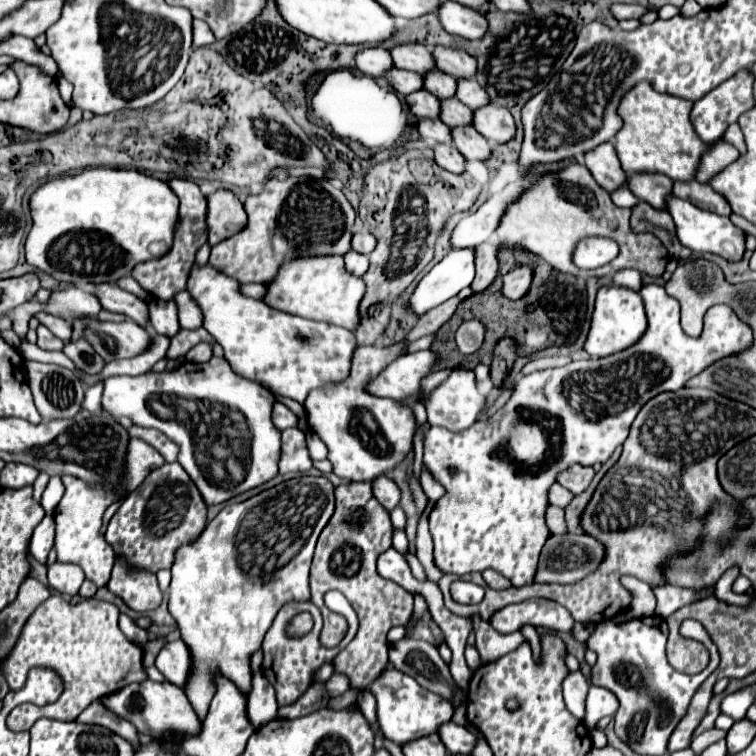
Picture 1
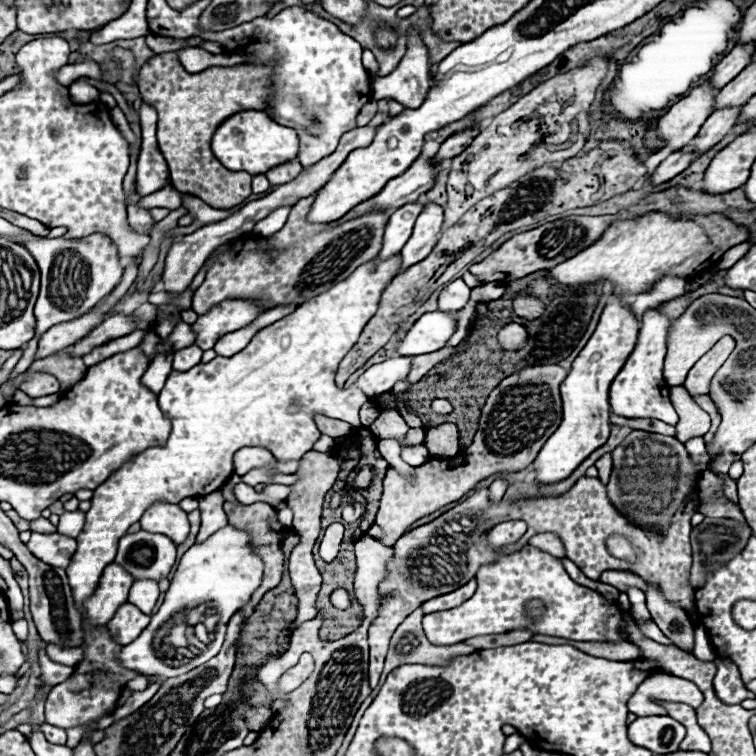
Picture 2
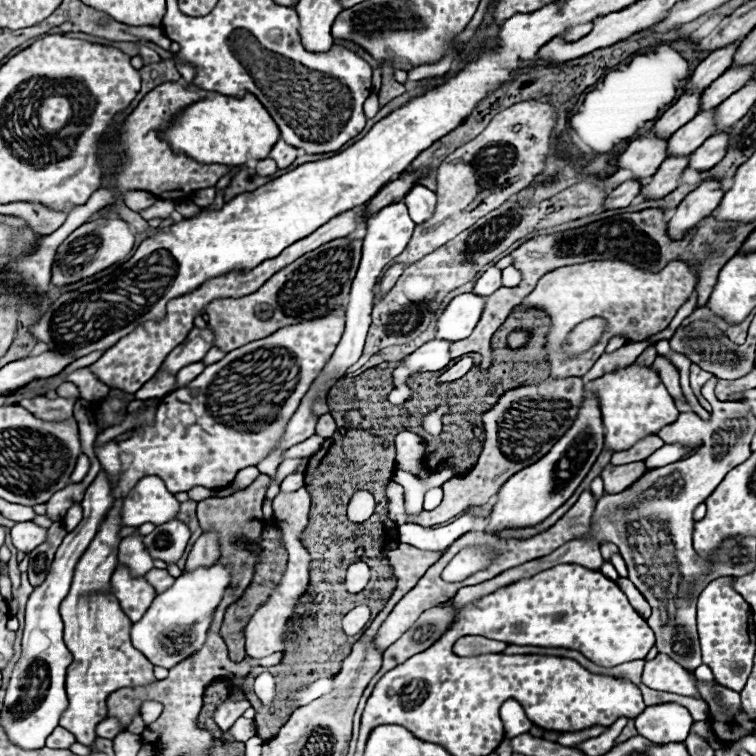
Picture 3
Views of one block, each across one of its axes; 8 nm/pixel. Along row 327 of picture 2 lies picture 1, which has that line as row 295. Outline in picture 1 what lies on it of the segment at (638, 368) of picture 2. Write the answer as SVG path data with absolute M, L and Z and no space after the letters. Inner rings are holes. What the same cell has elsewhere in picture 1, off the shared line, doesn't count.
M648 284L640 290L640 296L644 300L644 308L646 308L646 314L648 314L648 330L646 334L642 336L642 340L638 344L634 344L632 348L626 348L624 352L618 352L614 356L606 356L606 358L590 358L590 360L578 360L578 362L570 362L562 368L552 368L552 370L542 370L542 372L532 372L528 376L522 376L518 380L518 384L514 386L514 392L510 396L510 400L506 402L504 408L500 408L496 414L492 414L490 418L486 418L486 422L480 422L478 424L472 424L470 430L466 432L458 432L458 434L452 434L450 430L446 428L430 428L426 432L426 440L424 440L424 468L446 488L446 496L440 498L436 504L434 504L434 510L430 514L430 532L432 532L432 538L434 538L434 562L436 566L446 572L446 574L468 574L468 572L482 572L486 568L492 568L496 572L500 572L502 576L506 576L512 586L526 586L526 584L532 584L534 582L534 576L536 576L536 568L538 568L538 560L540 560L540 552L546 544L546 540L550 538L550 530L546 526L546 510L550 506L548 502L548 492L550 492L550 486L556 484L556 476L562 472L562 470L568 470L568 466L572 464L582 464L582 466L594 466L594 464L604 464L612 454L614 450L624 444L624 440L628 438L628 430L630 430L630 424L634 422L636 414L640 412L640 408L650 400L654 398L656 394L660 392L674 392L674 390L680 390L684 388L684 384L694 378L696 374L700 374L702 370L706 370L708 366L712 366L716 360L724 358L724 356L734 356L738 352L744 352L752 346L752 328L750 324L746 324L744 320L740 320L734 310L730 306L724 306L724 304L716 304L712 306L706 316L704 316L704 330L698 338L690 338L684 334L684 330L680 328L680 304L676 298L668 296L666 290L658 284ZM454 466L458 470L458 474L450 474L448 468Z

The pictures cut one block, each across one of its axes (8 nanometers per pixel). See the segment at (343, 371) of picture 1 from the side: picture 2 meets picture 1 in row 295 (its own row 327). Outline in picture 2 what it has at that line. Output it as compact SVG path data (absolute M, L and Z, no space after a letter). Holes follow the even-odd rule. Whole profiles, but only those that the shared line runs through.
M226 300L214 306L204 316L192 324L192 332L196 334L194 344L202 350L214 348L216 340L248 326L260 314L258 306L248 300Z

